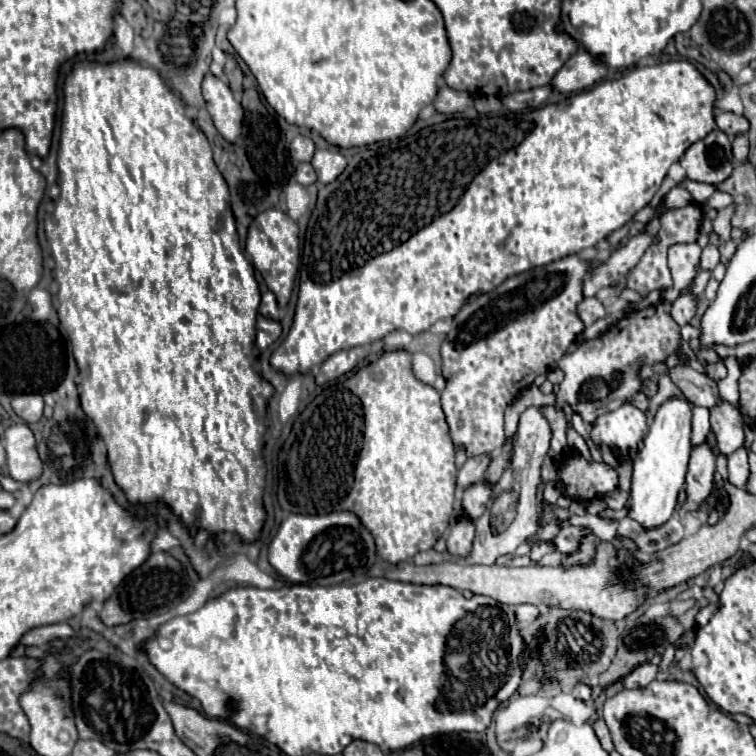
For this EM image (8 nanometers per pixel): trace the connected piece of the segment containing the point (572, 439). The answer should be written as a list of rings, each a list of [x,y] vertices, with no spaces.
[[[568,424],[567,426],[566,435],[567,435],[567,443],[570,448],[579,451],[579,453],[583,455],[583,457],[585,457],[586,459],[589,459],[589,461],[593,460],[585,440],[573,428],[571,424]]]

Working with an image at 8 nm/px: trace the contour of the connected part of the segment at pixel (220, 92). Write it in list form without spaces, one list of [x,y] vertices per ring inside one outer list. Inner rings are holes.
[[[207,73],[201,91],[217,131],[227,141],[235,141],[241,135],[243,127],[243,107],[235,101],[229,85],[221,77]]]

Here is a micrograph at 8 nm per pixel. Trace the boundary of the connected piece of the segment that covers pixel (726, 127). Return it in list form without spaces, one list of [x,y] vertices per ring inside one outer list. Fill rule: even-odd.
[[[717,113],[715,115],[715,125],[725,135],[739,135],[739,133],[749,131],[749,121],[743,115],[735,115],[735,113]]]

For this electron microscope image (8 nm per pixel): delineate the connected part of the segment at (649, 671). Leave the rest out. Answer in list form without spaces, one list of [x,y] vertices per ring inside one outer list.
[[[643,663],[643,665],[635,667],[635,671],[631,671],[631,675],[627,675],[627,677],[623,679],[623,683],[625,683],[627,689],[645,687],[645,685],[649,685],[649,683],[655,679],[657,671],[659,671],[657,665],[653,665],[653,663]]]

